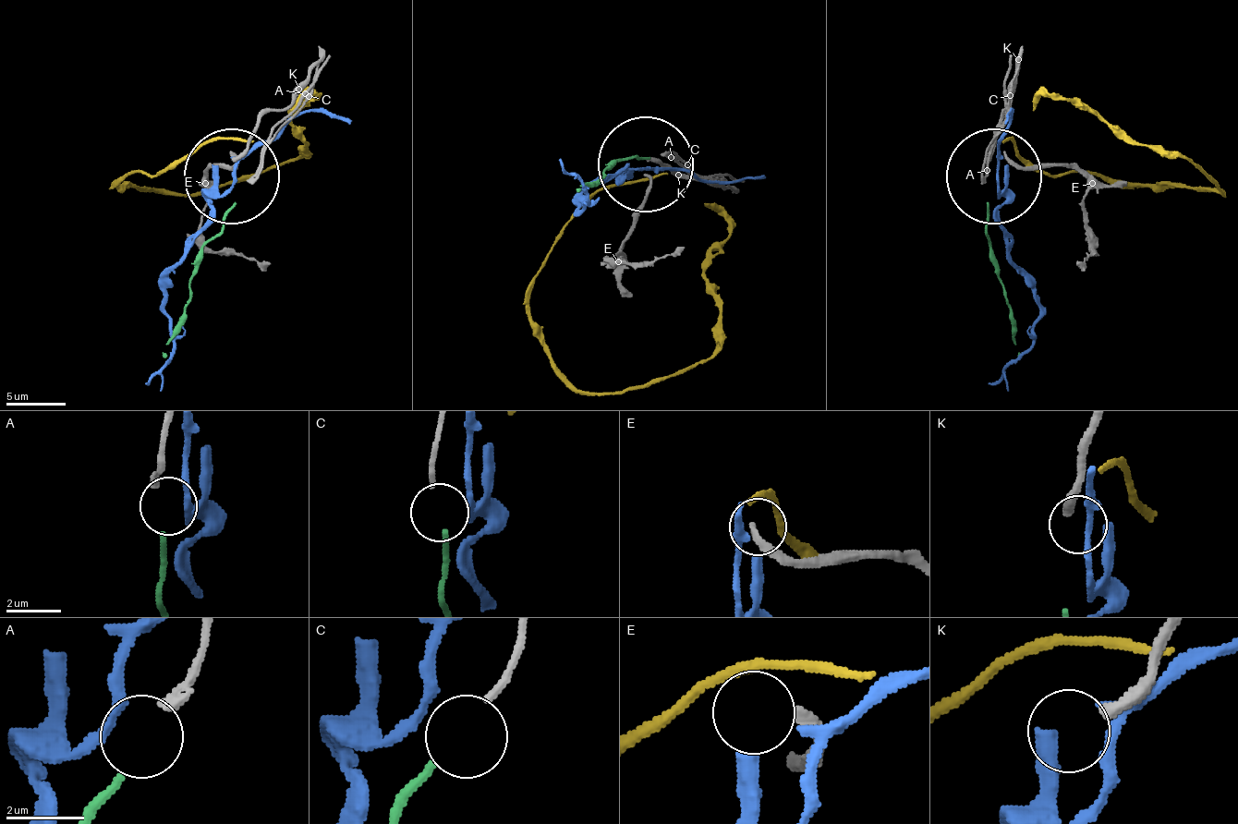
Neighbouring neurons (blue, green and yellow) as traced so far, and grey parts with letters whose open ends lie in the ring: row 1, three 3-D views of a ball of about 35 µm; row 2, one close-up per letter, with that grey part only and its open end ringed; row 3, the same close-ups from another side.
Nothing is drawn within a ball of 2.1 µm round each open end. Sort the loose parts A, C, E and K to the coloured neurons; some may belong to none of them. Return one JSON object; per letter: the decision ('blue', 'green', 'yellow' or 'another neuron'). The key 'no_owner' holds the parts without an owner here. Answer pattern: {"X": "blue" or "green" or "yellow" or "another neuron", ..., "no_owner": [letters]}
{"A": "green", "C": "another neuron", "E": "blue", "K": "another neuron", "no_owner": ["C", "K"]}

